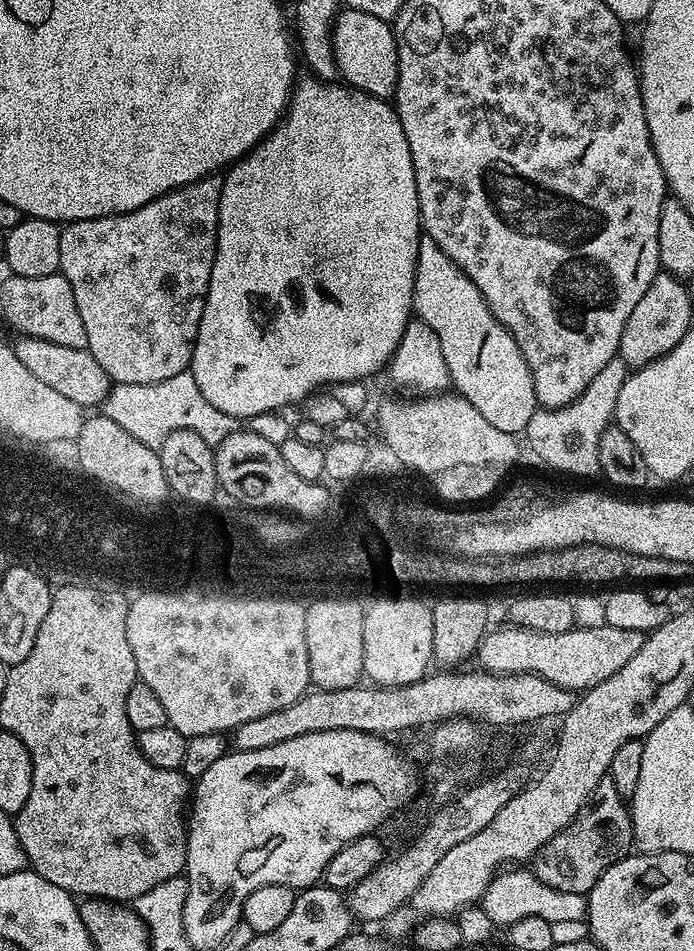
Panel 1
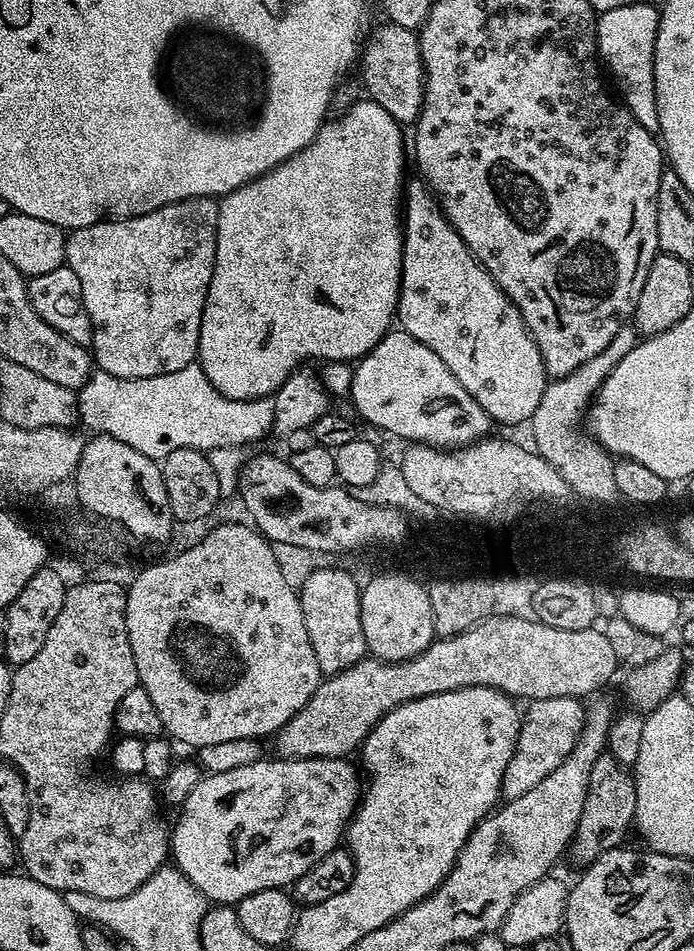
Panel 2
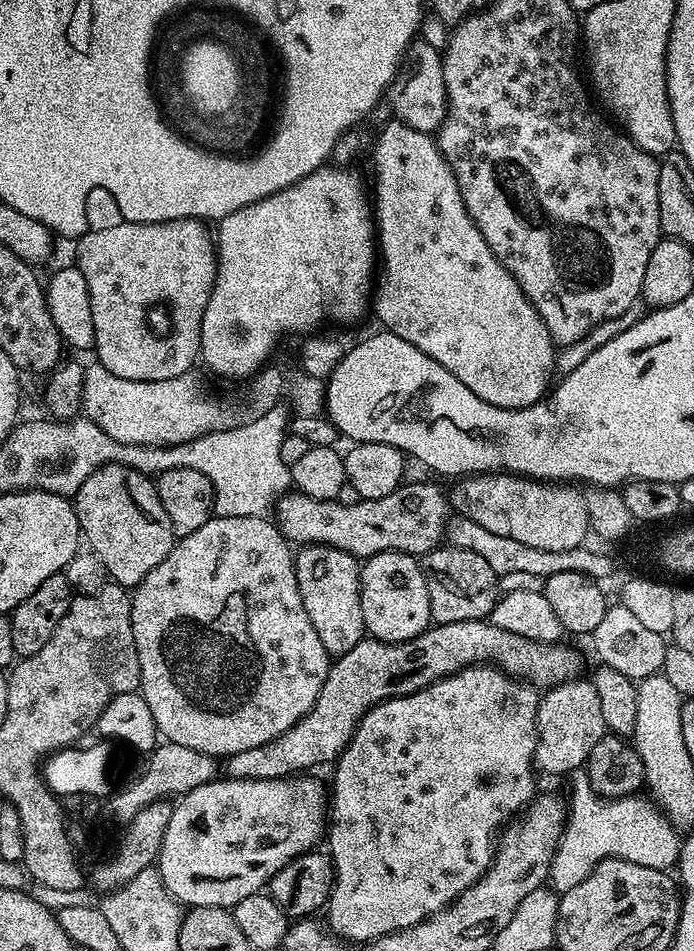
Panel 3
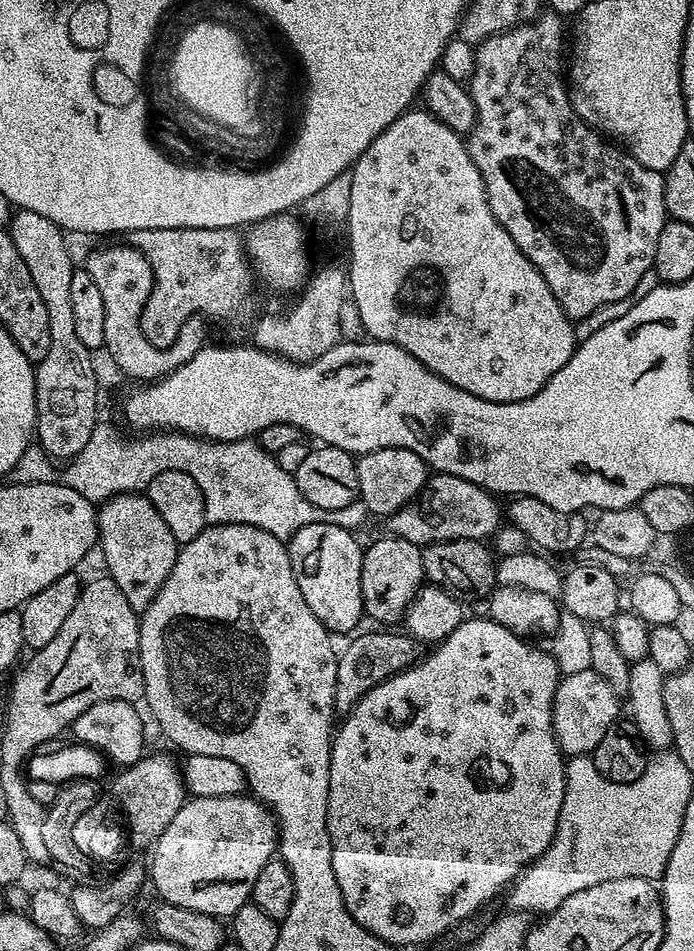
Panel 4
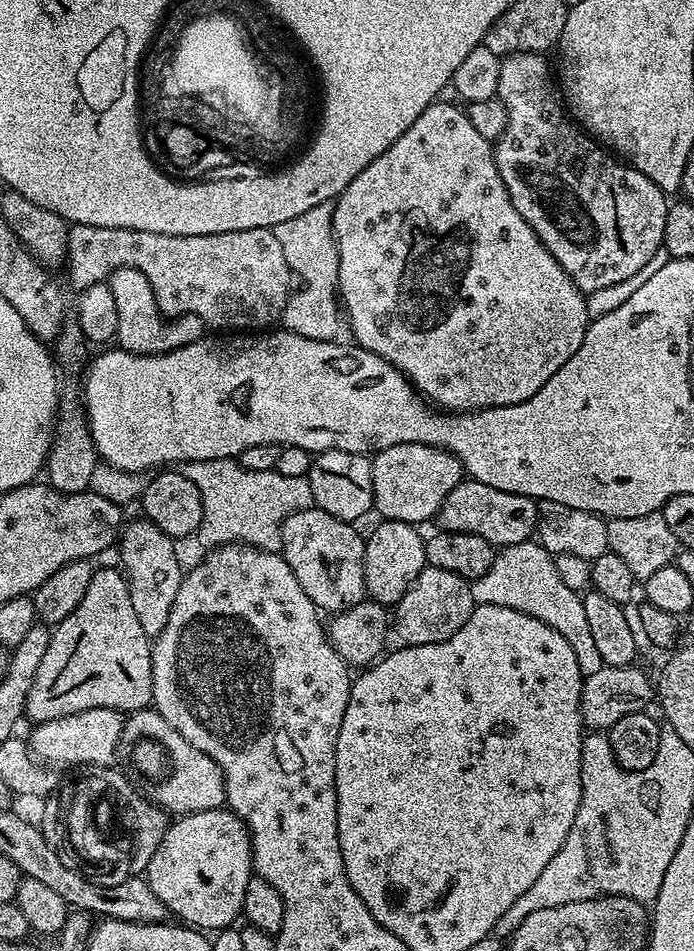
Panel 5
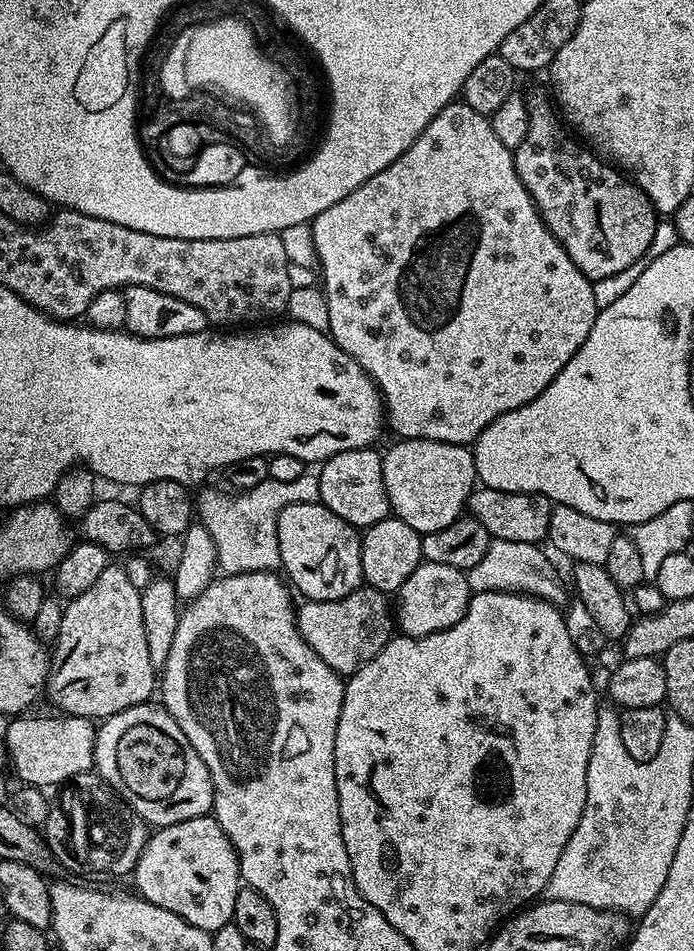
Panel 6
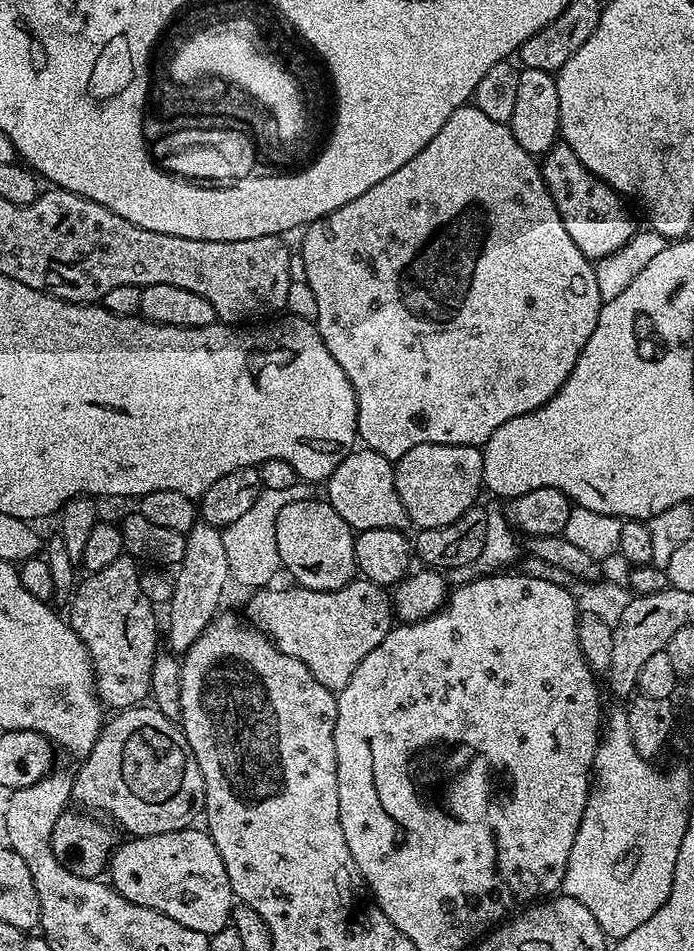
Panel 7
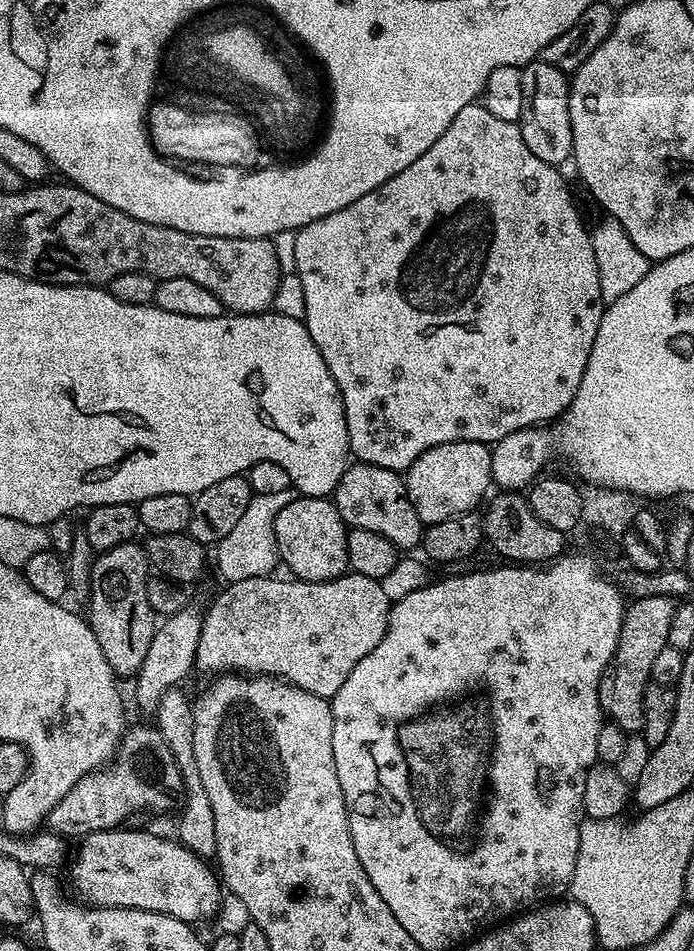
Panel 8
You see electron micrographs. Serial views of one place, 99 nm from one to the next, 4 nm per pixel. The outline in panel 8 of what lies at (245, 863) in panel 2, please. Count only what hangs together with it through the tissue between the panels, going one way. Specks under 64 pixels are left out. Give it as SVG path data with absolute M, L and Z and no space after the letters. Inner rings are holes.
M132 826L107 828L101 832L91 832L79 841L76 861L72 864L72 884L85 905L97 908L137 908L170 915L171 918L184 920L195 925L195 920L208 920L220 908L222 880L217 869L212 868L205 857L194 854L185 844L152 832L139 832Z

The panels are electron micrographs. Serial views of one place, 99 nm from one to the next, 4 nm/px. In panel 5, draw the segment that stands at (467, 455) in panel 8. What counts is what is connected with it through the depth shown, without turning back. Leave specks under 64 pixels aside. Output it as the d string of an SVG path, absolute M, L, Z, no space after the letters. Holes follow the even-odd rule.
M399 444L398 446L390 446L386 450L375 453L371 457L372 461L372 477L374 478L374 498L372 503L375 511L385 520L397 520L398 522L406 522L407 524L423 525L423 520L430 521L439 514L443 502L447 495L465 475L465 470L458 462L456 456L450 455L446 450L441 448L431 448L425 444Z

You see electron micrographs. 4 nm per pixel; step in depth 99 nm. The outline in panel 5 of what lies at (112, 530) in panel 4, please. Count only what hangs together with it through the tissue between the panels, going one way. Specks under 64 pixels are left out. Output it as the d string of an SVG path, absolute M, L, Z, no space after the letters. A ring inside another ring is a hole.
M146 518L129 519L125 523L118 541L122 571L128 581L130 602L134 606L134 614L138 614L138 622L142 630L146 630L149 638L162 634L166 626L166 618L170 614L170 606L174 606L174 598L178 598L178 586L184 580L184 572L180 568L180 556L176 553L177 541L167 536L154 522Z

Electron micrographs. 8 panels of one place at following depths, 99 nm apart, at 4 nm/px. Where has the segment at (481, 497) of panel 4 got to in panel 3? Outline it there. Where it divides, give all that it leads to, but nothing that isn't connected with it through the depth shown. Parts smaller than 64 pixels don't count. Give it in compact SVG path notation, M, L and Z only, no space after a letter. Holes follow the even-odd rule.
M401 483L386 498L357 499L356 504L340 504L339 499L319 500L289 490L278 501L274 523L284 539L296 546L329 544L357 558L383 552L405 552L419 558L443 541L452 506L438 485L408 483Z

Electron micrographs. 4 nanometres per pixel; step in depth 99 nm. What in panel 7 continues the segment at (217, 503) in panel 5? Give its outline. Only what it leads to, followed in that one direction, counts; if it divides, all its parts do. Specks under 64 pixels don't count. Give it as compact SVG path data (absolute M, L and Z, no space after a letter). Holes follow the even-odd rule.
M298 482L290 486L290 490L261 491L258 502L242 514L233 524L223 529L223 536L226 546L226 555L229 558L229 574L233 581L240 583L247 590L259 590L271 585L276 575L281 575L282 565L278 554L278 542L276 541L276 523L278 522L278 510L282 506L290 506L290 502L309 499L309 485Z

